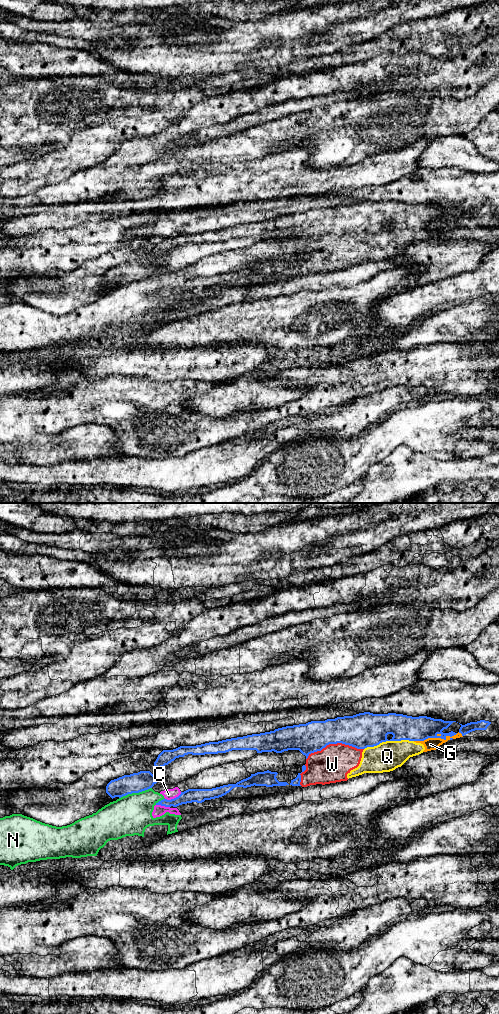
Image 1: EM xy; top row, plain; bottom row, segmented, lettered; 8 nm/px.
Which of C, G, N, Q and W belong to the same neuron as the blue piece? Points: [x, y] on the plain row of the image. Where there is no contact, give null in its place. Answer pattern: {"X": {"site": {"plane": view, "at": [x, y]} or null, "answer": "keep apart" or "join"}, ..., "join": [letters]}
{"C": {"site": {"plane": "xy", "at": [174, 286]}, "answer": "keep apart"}, "G": {"site": {"plane": "xy", "at": [438, 225]}, "answer": "join"}, "N": {"site": {"plane": "xy", "at": [135, 280]}, "answer": "keep apart"}, "Q": {"site": {"plane": "xy", "at": [388, 228]}, "answer": "join"}, "W": {"site": {"plane": "xy", "at": [334, 231]}, "answer": "join"}, "join": ["G", "Q", "W"]}

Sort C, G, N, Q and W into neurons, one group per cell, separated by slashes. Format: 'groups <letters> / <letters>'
groups C N / G Q W

